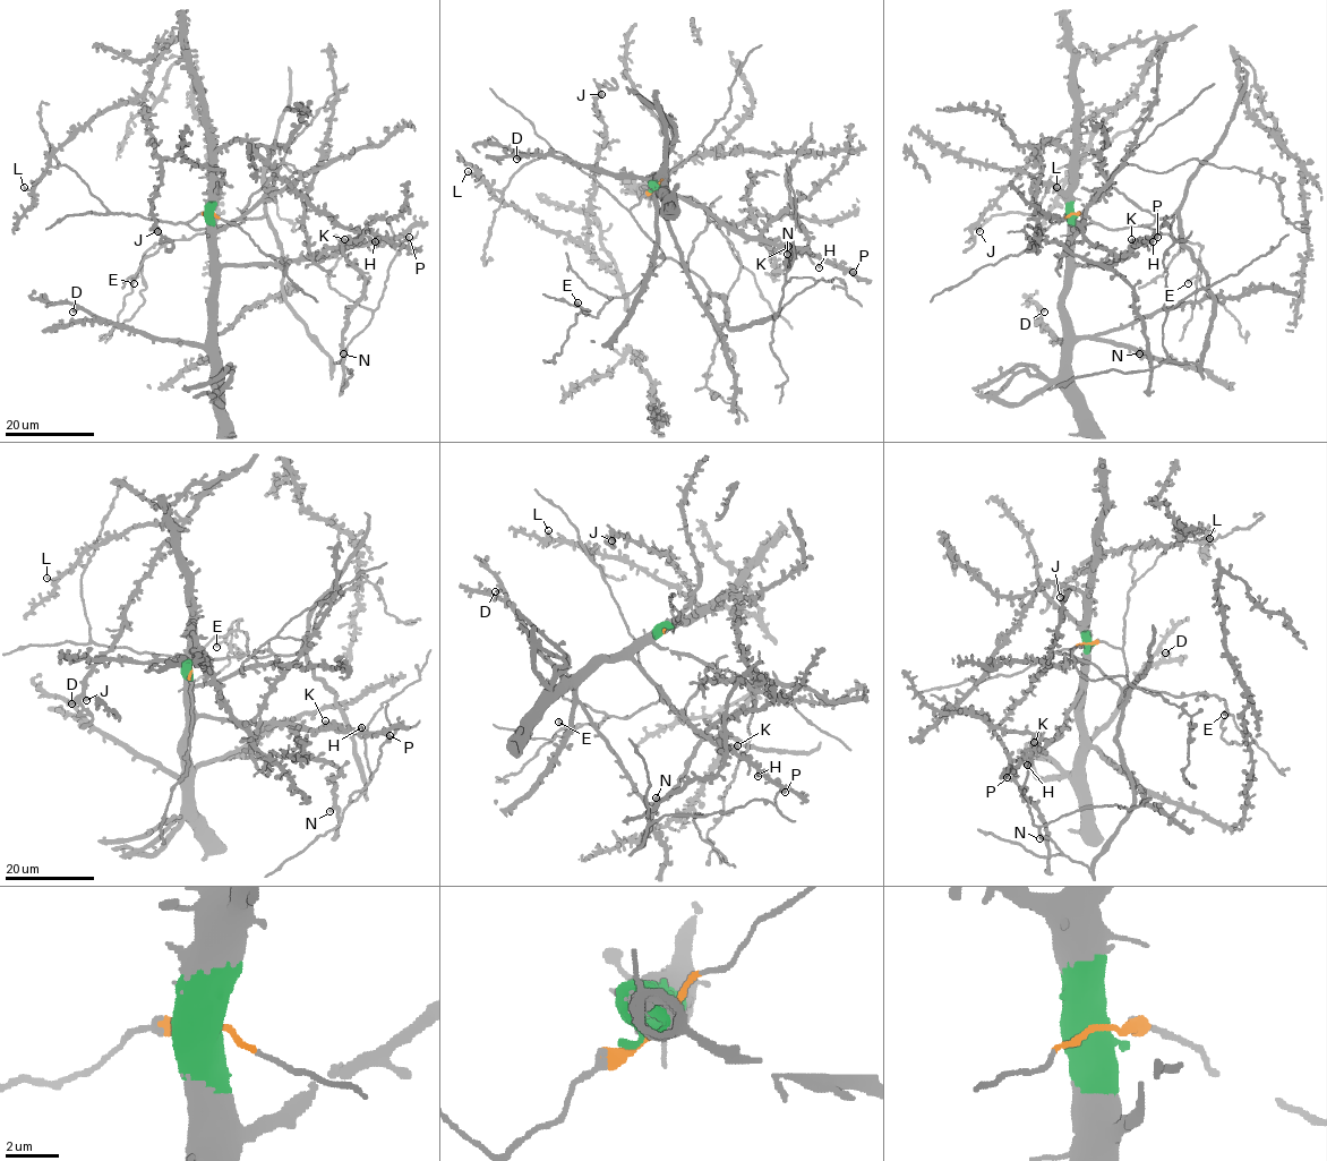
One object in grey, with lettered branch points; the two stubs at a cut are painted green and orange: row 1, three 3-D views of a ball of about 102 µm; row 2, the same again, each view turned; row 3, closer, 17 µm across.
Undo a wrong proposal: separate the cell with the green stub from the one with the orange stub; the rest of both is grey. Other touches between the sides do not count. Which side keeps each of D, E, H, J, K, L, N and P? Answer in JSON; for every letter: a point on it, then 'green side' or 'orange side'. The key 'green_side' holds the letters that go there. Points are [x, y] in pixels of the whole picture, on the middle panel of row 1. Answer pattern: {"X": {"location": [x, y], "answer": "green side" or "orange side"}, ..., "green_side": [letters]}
{"D": {"location": [516, 159], "answer": "green side"}, "E": {"location": [578, 302], "answer": "orange side"}, "H": {"location": [819, 267], "answer": "green side"}, "J": {"location": [601, 94], "answer": "orange side"}, "K": {"location": [788, 246], "answer": "green side"}, "L": {"location": [468, 171], "answer": "orange side"}, "N": {"location": [787, 254], "answer": "green side"}, "P": {"location": [853, 272], "answer": "green side"}, "green_side": ["D", "H", "K", "N", "P"]}

